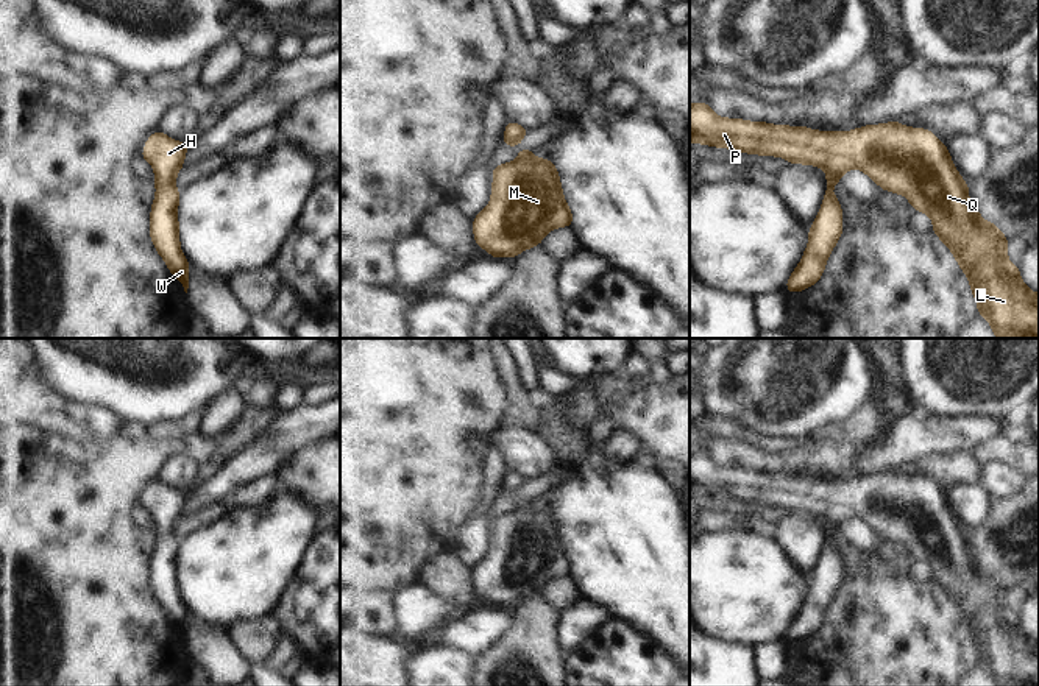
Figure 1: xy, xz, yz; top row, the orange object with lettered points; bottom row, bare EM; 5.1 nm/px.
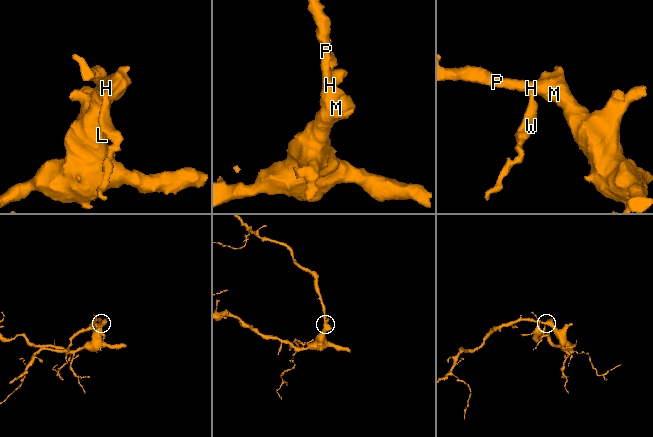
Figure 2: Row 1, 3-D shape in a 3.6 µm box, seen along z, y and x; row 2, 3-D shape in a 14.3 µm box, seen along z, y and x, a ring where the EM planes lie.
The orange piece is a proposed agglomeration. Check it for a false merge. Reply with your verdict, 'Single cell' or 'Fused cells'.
Single cell

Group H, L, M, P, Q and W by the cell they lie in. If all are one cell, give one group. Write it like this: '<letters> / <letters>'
H L M P Q W

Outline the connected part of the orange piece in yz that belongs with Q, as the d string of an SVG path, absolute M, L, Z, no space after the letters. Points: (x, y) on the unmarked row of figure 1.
M690 452L690 491L749 504L780 505L791 513L811 513L827 521L827 541L808 582L808 596L786 631L791 642L811 636L822 625L827 606L842 583L842 558L832 541L833 535L847 519L860 518L883 541L905 544L917 561L930 564L933 582L949 596L966 622L978 663L989 670L995 686L1039 686L1039 642L1034 644L1022 631L1019 616L1008 610L1006 586L994 572L981 568L967 546L969 536L956 521L949 497L931 480L906 477L899 471L866 474L849 482L813 480L807 476L722 468L707 452Z

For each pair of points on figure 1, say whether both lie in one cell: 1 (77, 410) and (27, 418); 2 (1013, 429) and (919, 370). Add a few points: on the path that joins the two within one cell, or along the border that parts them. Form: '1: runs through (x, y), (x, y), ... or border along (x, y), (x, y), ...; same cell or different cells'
1: runs through (64, 413), (39, 413); same cell
2: border along (1000, 420), (1017, 420), (1022, 424); different cells

